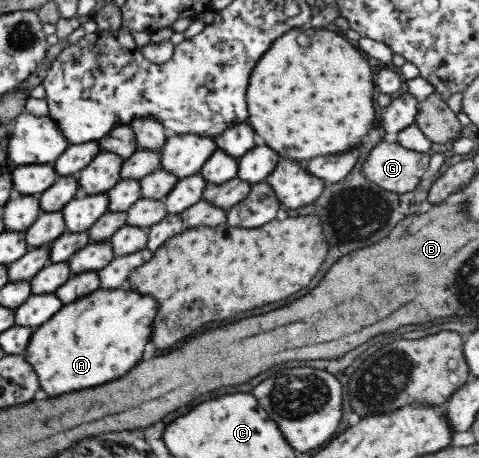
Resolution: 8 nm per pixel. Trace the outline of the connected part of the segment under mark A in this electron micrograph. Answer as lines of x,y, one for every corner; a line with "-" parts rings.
96,289
94,293
72,301
70,305
62,305
48,321
33,329
28,345
24,350
26,363
34,369
38,377
40,389
46,392
47,396
54,397
64,392
77,392
94,385
115,380
122,377
136,365
140,359
144,345
150,337
150,321
156,313
156,303
148,295
138,295
134,291
104,291

